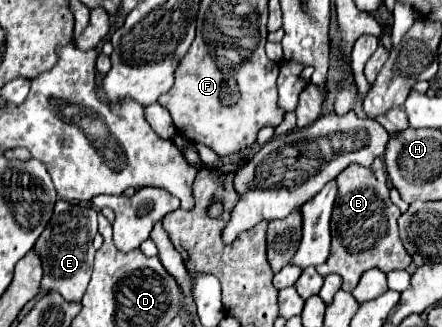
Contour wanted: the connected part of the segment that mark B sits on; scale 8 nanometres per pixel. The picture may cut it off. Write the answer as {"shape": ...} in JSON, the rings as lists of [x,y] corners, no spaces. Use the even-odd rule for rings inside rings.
{"shape":[[[376,159],[370,167],[348,165],[338,177],[338,203],[334,203],[334,219],[330,221],[332,229],[332,251],[330,257],[316,267],[316,271],[326,277],[336,273],[344,279],[342,289],[352,291],[360,275],[368,269],[378,267],[388,273],[394,269],[406,269],[412,259],[406,253],[400,235],[398,223],[400,209],[388,197],[388,175],[382,159]]]}

